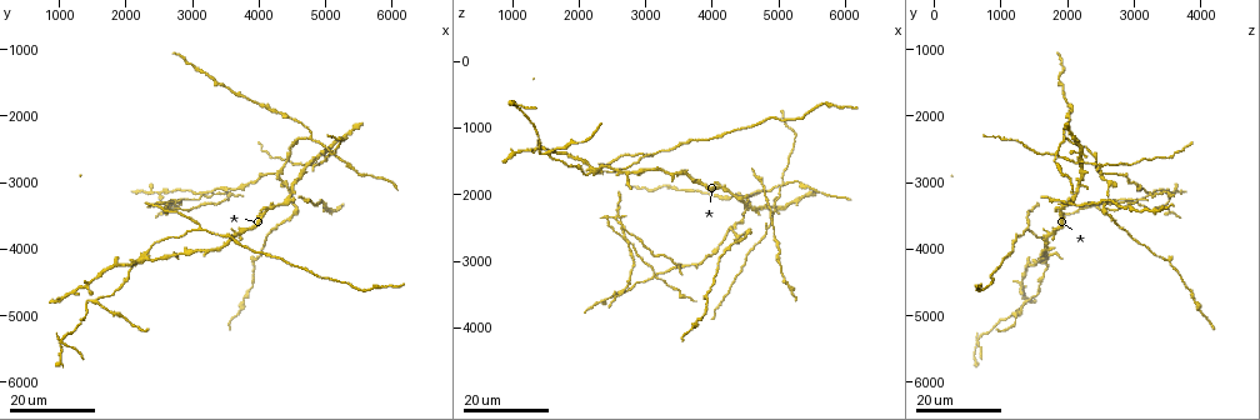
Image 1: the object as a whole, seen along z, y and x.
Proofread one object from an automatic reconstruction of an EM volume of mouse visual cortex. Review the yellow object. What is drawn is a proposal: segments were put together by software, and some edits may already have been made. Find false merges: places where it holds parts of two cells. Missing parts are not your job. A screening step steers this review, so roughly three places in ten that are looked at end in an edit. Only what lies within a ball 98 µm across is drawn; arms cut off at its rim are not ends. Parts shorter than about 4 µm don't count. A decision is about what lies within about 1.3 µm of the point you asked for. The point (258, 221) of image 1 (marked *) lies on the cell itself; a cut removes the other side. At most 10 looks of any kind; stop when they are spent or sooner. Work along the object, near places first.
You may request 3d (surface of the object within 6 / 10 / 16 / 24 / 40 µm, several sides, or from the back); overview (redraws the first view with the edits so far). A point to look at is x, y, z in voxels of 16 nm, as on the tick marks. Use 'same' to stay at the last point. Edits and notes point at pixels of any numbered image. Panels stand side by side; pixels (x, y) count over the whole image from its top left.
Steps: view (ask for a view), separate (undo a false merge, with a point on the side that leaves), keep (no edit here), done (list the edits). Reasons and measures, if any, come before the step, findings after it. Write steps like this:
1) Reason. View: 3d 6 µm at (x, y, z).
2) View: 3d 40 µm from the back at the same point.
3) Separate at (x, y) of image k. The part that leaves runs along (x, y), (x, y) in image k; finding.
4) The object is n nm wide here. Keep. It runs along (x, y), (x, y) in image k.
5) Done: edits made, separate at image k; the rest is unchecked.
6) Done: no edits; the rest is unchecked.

Side arm on a straight run. View: 3d 16 µm at (1550, 4800, 1350).

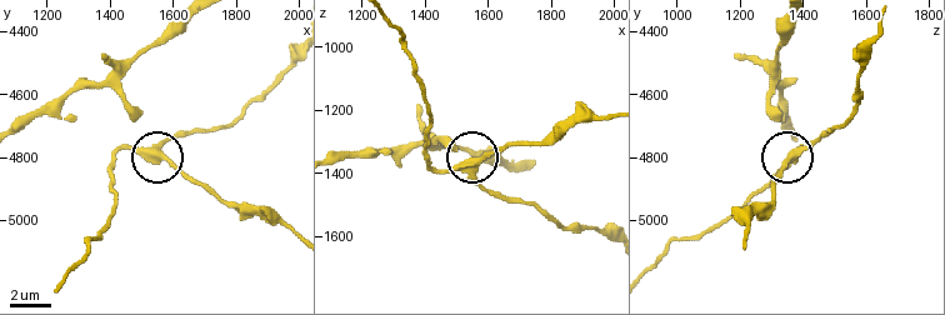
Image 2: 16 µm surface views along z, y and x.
View: 3d 10 µm at (1530, 4790, 1370).

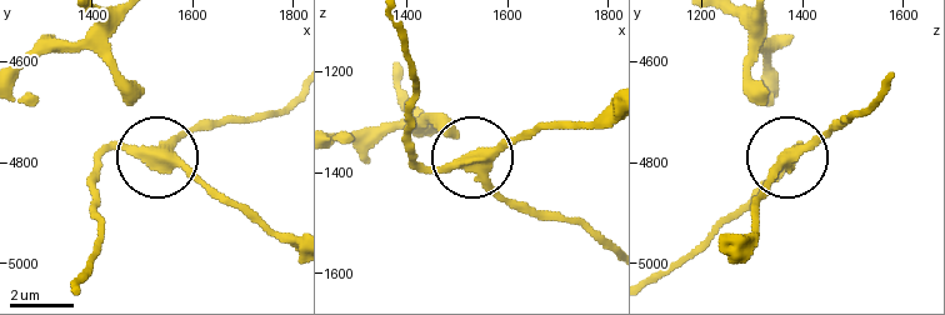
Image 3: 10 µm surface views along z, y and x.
Keep. It runs along (605, 241), (524, 213), (476, 169), (538, 131) in image 3; continuous, no second cell.

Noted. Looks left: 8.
Three-way junction. View: 3d 16 µm at (3150, 3700, 1400).

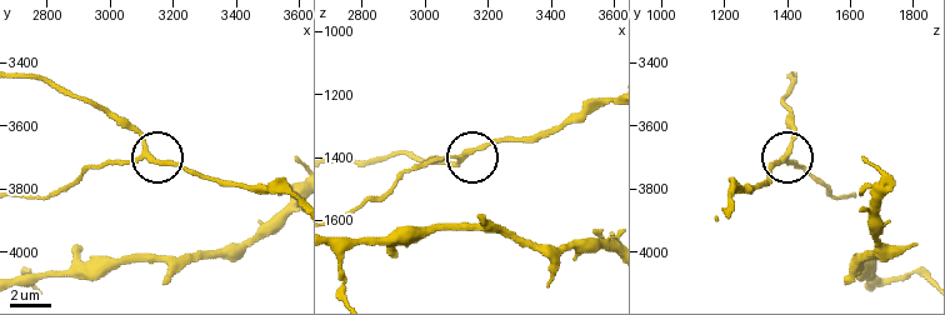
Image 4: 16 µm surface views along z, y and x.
Closer look. View: 3d 10 µm at (3110, 3690, 1400).

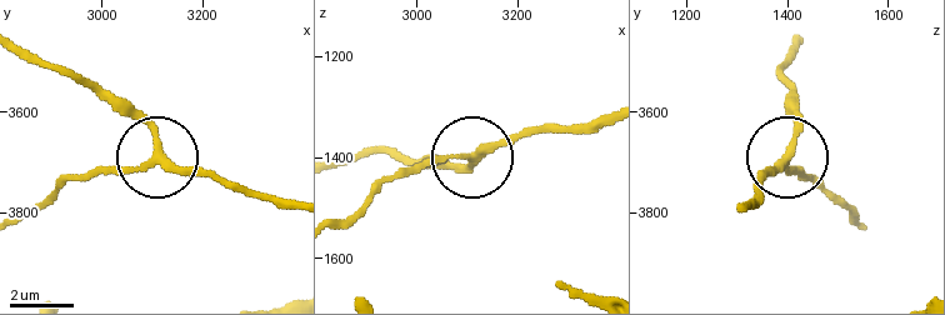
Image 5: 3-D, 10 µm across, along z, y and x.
The object is 220 nm wide here. Keep. One cell here.

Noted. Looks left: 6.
Four arms meet. View: 3d 16 µm at (2700, 4100, 1700).

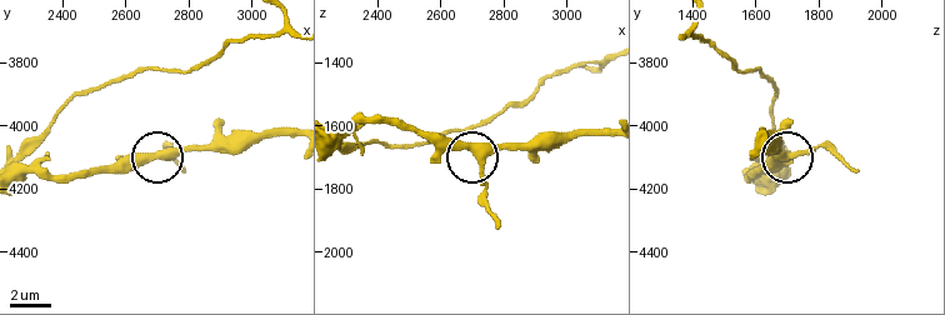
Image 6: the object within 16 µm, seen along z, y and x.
View: 3d 6 µm at (2730, 4100, 1710).

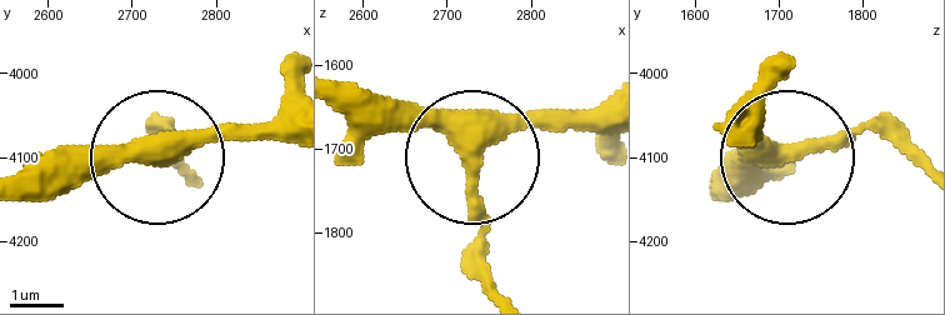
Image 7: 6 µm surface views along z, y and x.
4 arms meet here. Keep. It runs along (736, 109), (790, 153), (906, 135) in image 7; all the same cell.

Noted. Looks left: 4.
Four-way junction. View: 3d 24 µm at (1050, 5350, 650).

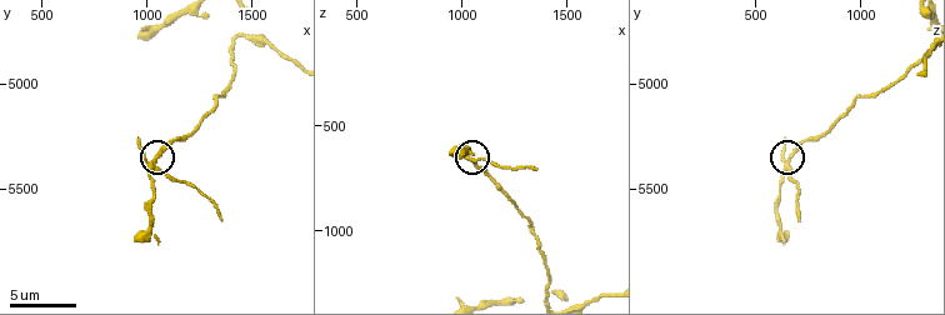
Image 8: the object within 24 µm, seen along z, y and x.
Closer look. View: 3d 10 µm at (1040, 5410, 640).

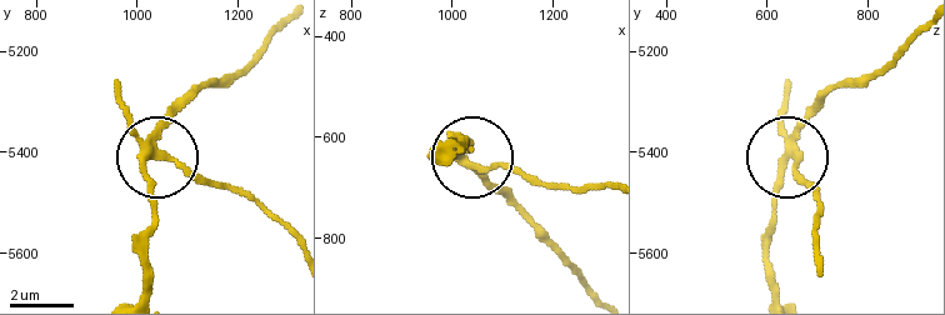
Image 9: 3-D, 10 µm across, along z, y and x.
The object is 230 nm wide here. Separate at (188, 175) of image 9. The part that leaves runs along (153, 155), (246, 190), (293, 234) in image 9; two cells meet here.

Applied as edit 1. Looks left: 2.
Done: edits made, separate at image 9; the rest is unchecked.

